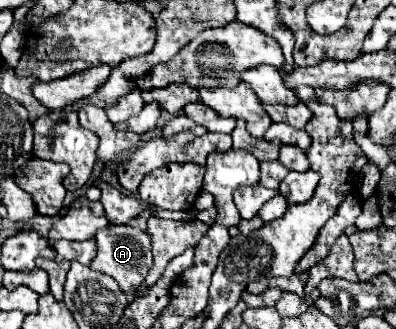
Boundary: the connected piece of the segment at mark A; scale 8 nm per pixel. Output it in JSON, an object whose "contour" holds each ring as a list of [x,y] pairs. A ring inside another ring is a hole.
{"contour":[[[110,224],[104,230],[98,230],[94,240],[98,244],[98,254],[90,262],[90,268],[112,276],[118,282],[118,286],[122,288],[122,292],[132,298],[134,292],[136,292],[136,288],[144,282],[148,270],[152,268],[150,236],[146,232],[142,232],[140,228],[132,228],[132,226],[112,226]]]}

